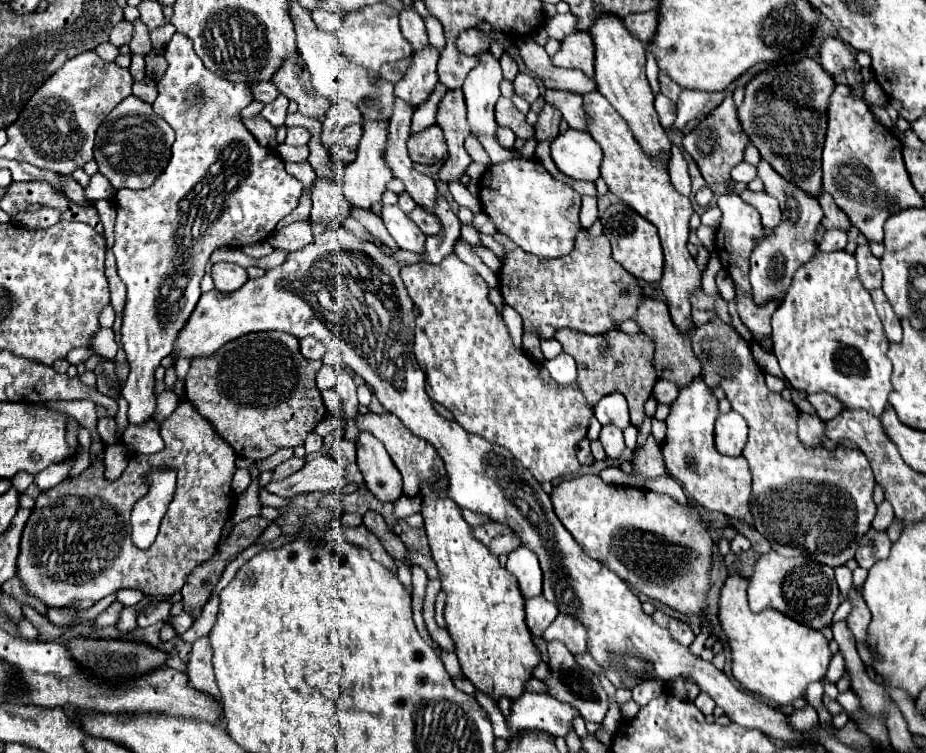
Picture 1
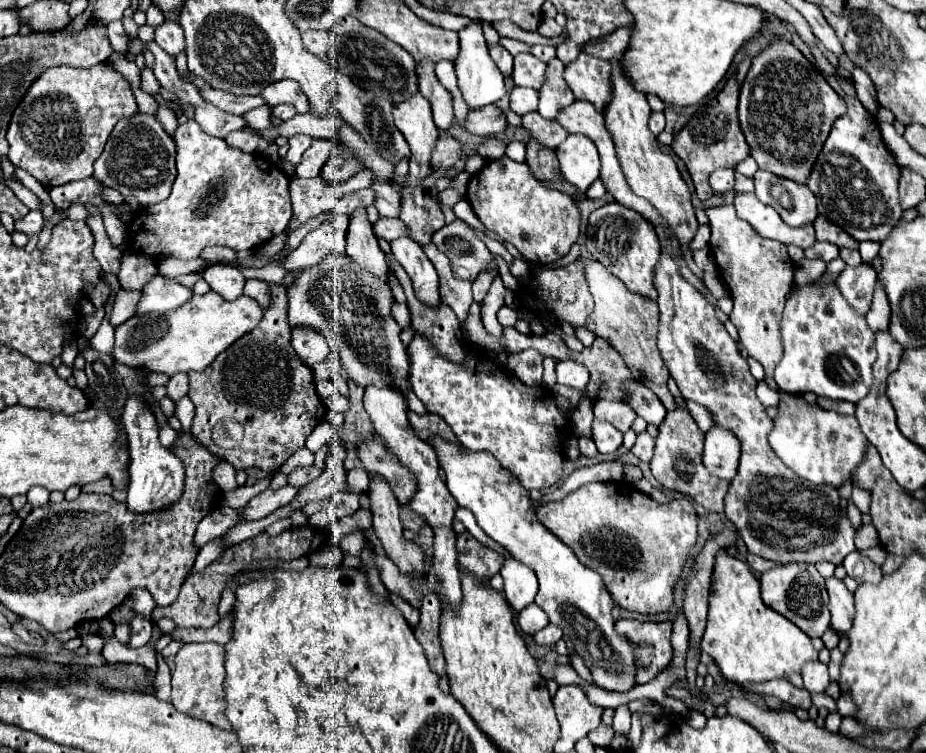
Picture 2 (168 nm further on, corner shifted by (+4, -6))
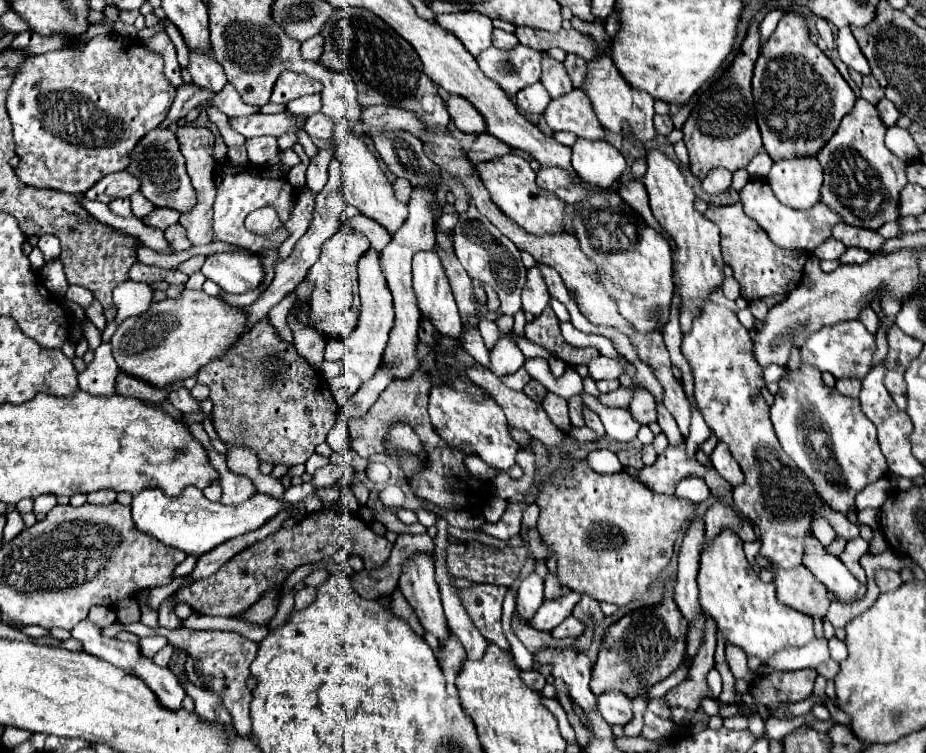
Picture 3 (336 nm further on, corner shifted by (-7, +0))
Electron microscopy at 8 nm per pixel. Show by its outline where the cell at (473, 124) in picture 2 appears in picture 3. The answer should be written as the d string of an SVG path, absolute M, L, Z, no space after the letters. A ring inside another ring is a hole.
M449 96L445 100L447 112L453 120L453 124L465 132L465 134L481 134L483 128L483 118L479 116L479 112L475 112L475 108L471 108L471 104L467 104L467 100L459 98L459 96Z

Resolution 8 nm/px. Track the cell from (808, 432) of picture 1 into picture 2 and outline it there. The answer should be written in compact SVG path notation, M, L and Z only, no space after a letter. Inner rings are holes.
M788 392L780 394L780 414L774 420L768 442L776 456L800 478L836 488L850 478L852 468L862 460L868 444L854 416L820 410L816 404L808 404L800 394Z

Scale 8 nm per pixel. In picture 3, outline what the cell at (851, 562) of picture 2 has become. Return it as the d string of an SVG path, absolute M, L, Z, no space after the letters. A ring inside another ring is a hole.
M877 570L875 572L875 582L877 582L877 586L879 586L881 592L897 590L903 584L901 576L897 572L893 572L893 570Z

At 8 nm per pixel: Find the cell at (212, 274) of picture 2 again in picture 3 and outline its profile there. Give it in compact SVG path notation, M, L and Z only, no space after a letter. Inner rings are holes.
M239 252L207 256L201 272L207 280L213 280L223 292L229 294L243 294L247 290L255 290L265 276L259 256Z

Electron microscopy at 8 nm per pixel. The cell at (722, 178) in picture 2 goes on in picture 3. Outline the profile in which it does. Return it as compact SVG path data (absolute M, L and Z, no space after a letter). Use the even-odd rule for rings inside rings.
M717 168L715 172L709 172L705 180L701 180L701 188L707 194L721 194L731 186L731 172L723 172Z

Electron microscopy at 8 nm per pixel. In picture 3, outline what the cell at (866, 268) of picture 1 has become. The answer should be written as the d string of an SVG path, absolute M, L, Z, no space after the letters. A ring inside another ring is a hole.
M865 308L865 310L861 312L859 320L863 322L863 326L865 326L871 334L875 334L875 332L879 330L879 318L877 318L877 314L875 314L871 308Z

